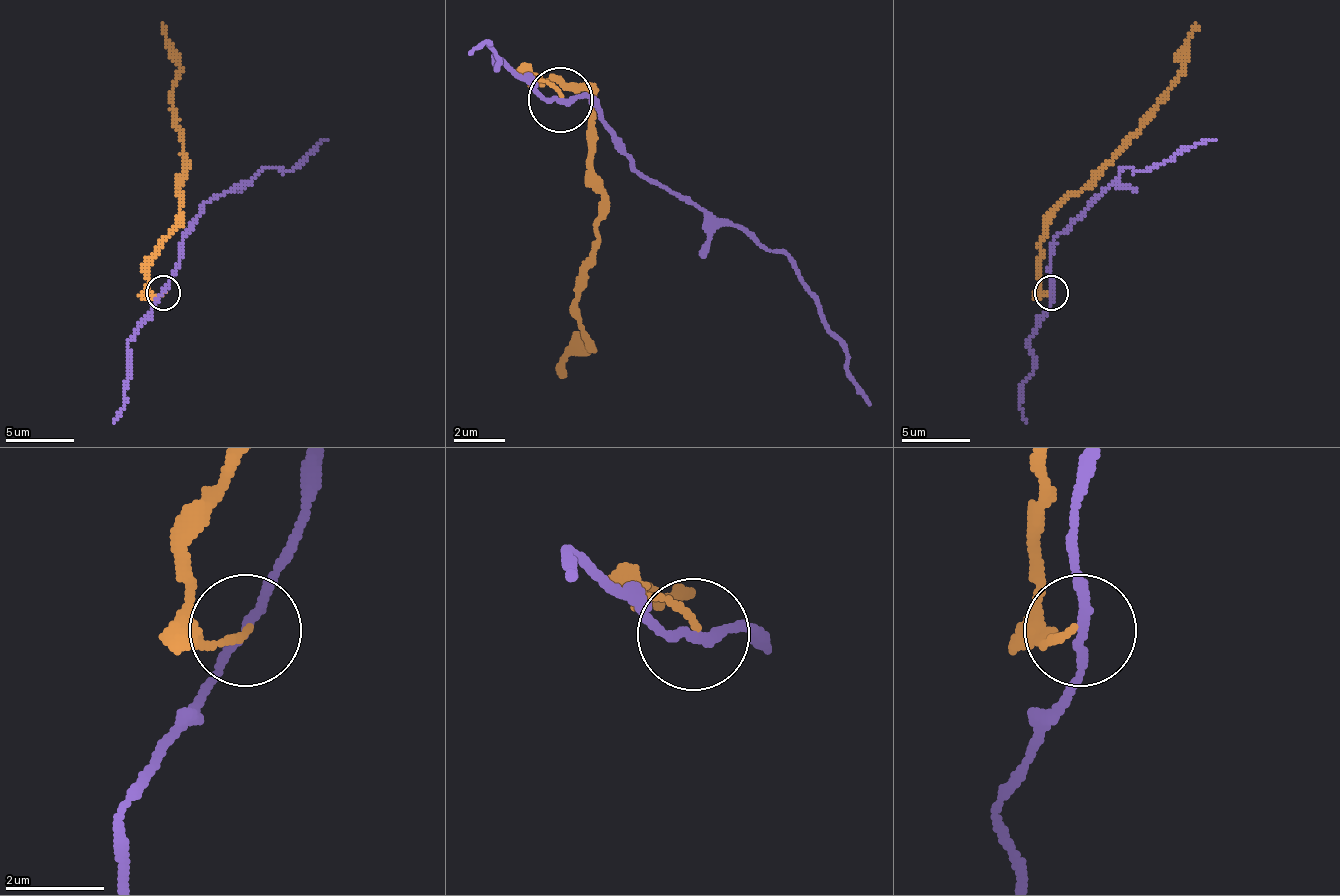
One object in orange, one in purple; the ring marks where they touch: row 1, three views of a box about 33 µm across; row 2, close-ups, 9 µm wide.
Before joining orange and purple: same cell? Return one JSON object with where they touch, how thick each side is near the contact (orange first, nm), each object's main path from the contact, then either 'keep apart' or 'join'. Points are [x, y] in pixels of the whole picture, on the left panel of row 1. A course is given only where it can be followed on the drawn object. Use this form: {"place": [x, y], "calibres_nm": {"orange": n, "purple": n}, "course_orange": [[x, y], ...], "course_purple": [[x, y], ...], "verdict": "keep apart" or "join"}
{"place": [163, 292], "calibres_nm": {"orange": 120, "purple": 180}, "course_orange": [[162, 292], [148, 292], [148, 257], [179, 216], [186, 157], [172, 112], [179, 67], [162, 23]], "course_purple": [[162, 292], [179, 261], [179, 243], [207, 202], [265, 167], [297, 167], [328, 140]], "verdict": "keep apart"}

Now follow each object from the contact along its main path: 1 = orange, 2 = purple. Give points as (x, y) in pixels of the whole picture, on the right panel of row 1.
1: (1050, 292), (1040, 292), (1040, 236), (1050, 216), (1112, 157), (1181, 67), (1195, 23)
2: (1050, 292), (1050, 243), (1126, 167), (1157, 167), (1188, 147), (1216, 140)

